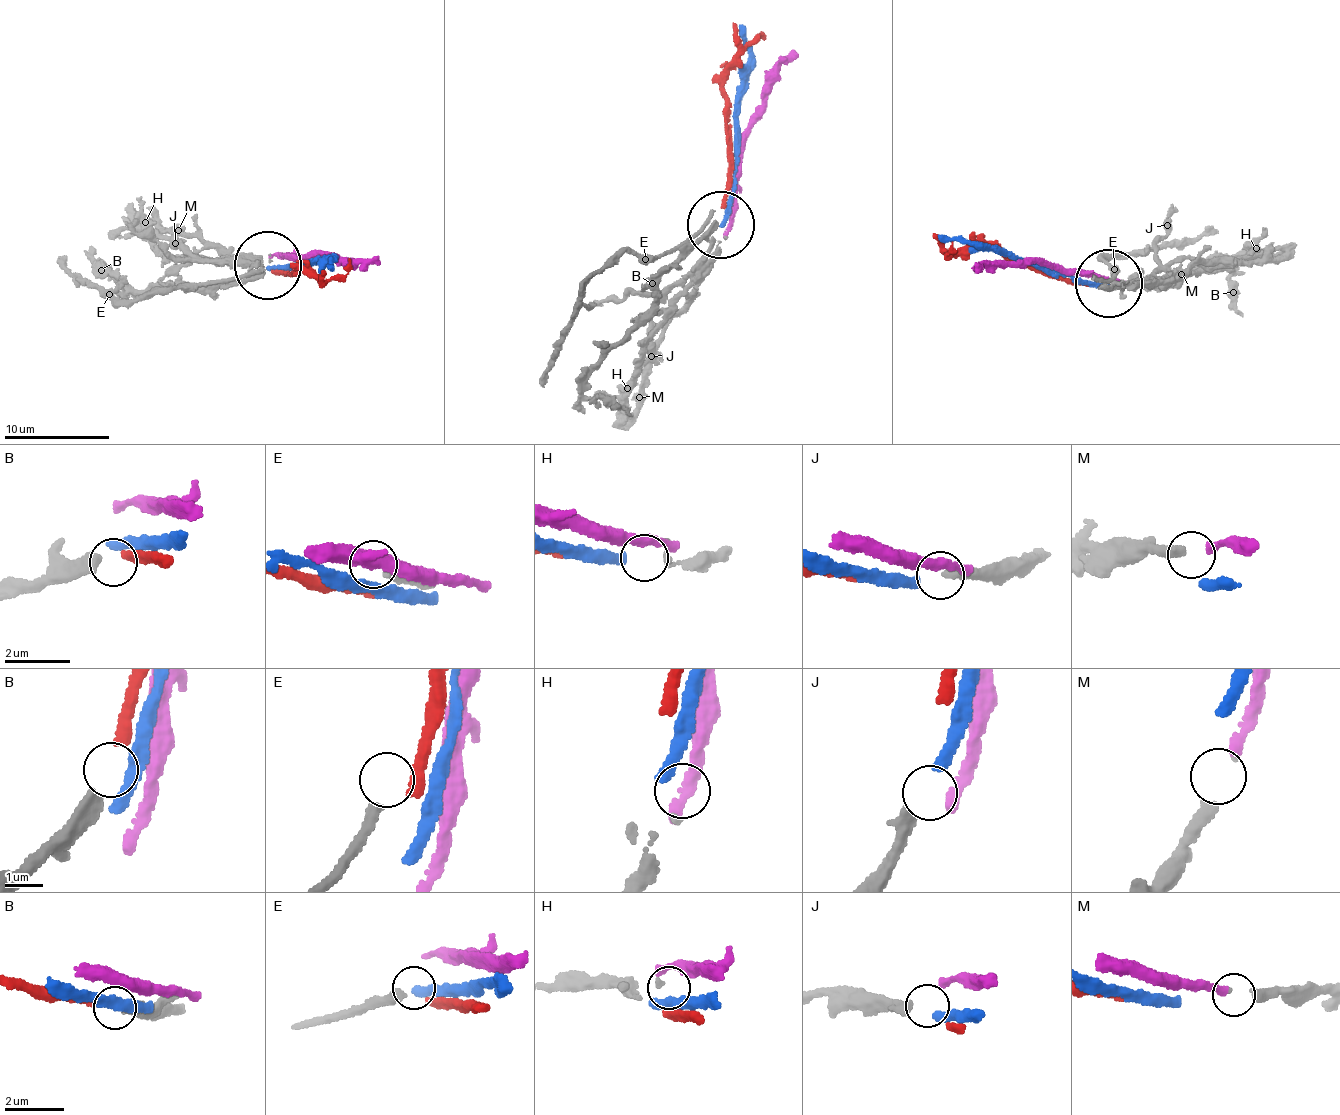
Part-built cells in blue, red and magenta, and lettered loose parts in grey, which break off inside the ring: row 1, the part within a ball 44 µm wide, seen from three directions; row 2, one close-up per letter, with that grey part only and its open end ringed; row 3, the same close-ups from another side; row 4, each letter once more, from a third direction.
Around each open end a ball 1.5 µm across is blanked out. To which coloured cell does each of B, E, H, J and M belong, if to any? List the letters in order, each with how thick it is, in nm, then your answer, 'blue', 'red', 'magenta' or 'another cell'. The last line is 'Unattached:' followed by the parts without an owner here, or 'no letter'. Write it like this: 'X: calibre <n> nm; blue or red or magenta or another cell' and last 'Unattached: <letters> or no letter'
B: calibre 480 nm; red
E: calibre 280 nm; another cell
H: calibre 120 nm; another cell
J: calibre 360 nm; blue
M: calibre 60 nm; magenta
Unattached: E, H

